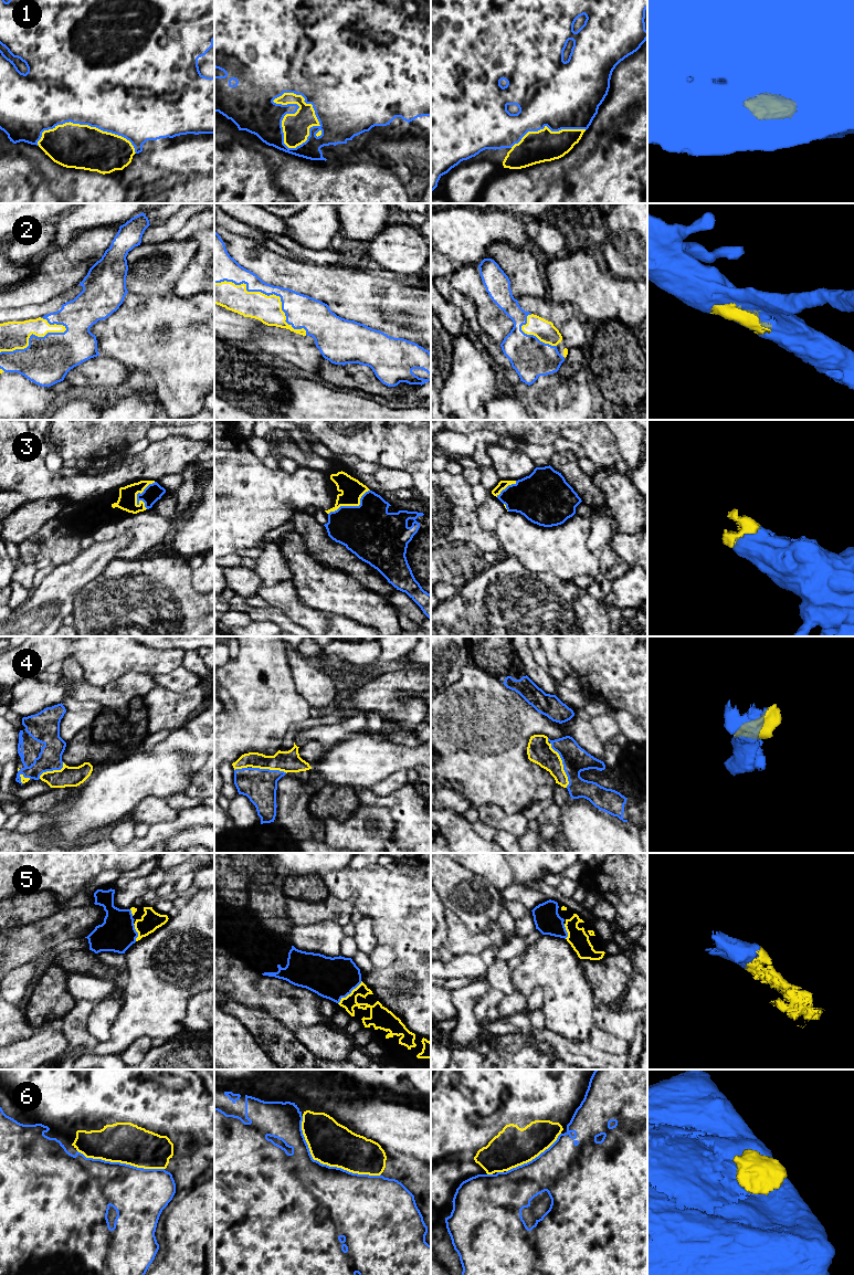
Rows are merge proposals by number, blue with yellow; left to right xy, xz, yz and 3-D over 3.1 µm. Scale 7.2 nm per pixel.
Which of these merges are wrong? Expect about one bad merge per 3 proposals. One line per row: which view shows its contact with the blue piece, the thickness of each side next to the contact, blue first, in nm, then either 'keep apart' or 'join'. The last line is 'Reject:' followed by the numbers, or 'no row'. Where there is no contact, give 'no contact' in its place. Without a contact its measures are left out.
1: xz | 280/190 nm | keep apart
2: xz | 220/200 nm | join
3: xz | 400/160 nm | join
4: yz | 190/180 nm | join
5: xz | 300/120 nm | join
6: xz | 500/320 nm | join
Reject: 1

